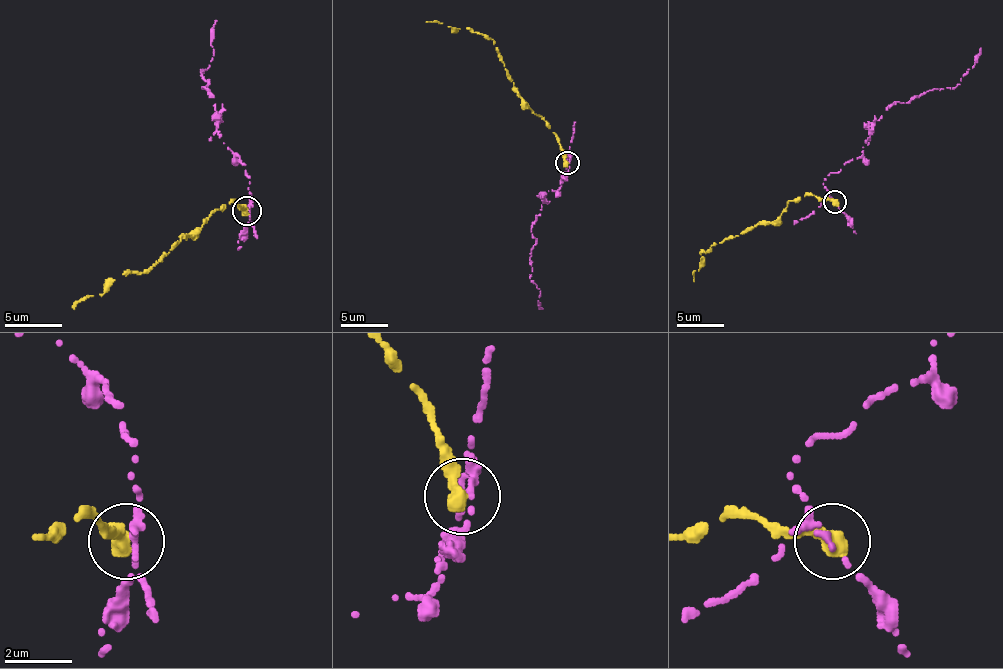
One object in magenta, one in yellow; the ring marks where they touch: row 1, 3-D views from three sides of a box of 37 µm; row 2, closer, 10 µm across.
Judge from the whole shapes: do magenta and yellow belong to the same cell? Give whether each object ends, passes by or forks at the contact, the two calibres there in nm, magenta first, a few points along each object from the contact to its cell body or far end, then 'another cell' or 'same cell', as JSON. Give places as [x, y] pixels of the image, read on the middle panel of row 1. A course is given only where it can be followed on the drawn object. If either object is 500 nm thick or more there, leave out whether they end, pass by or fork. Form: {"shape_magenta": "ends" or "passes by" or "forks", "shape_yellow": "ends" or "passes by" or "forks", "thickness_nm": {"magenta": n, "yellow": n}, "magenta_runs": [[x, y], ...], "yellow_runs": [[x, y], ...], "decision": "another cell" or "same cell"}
{"thickness_nm": {"magenta": 260, "yellow": 500}, "magenta_runs": [[569, 163], [569, 152], [559, 187], [543, 196], [531, 226], [536, 245], [529, 278], [543, 308]], "yellow_runs": [[566, 163], [559, 140], [548, 124], [524, 103], [494, 42], [466, 28], [426, 21]], "decision": "another cell"}

